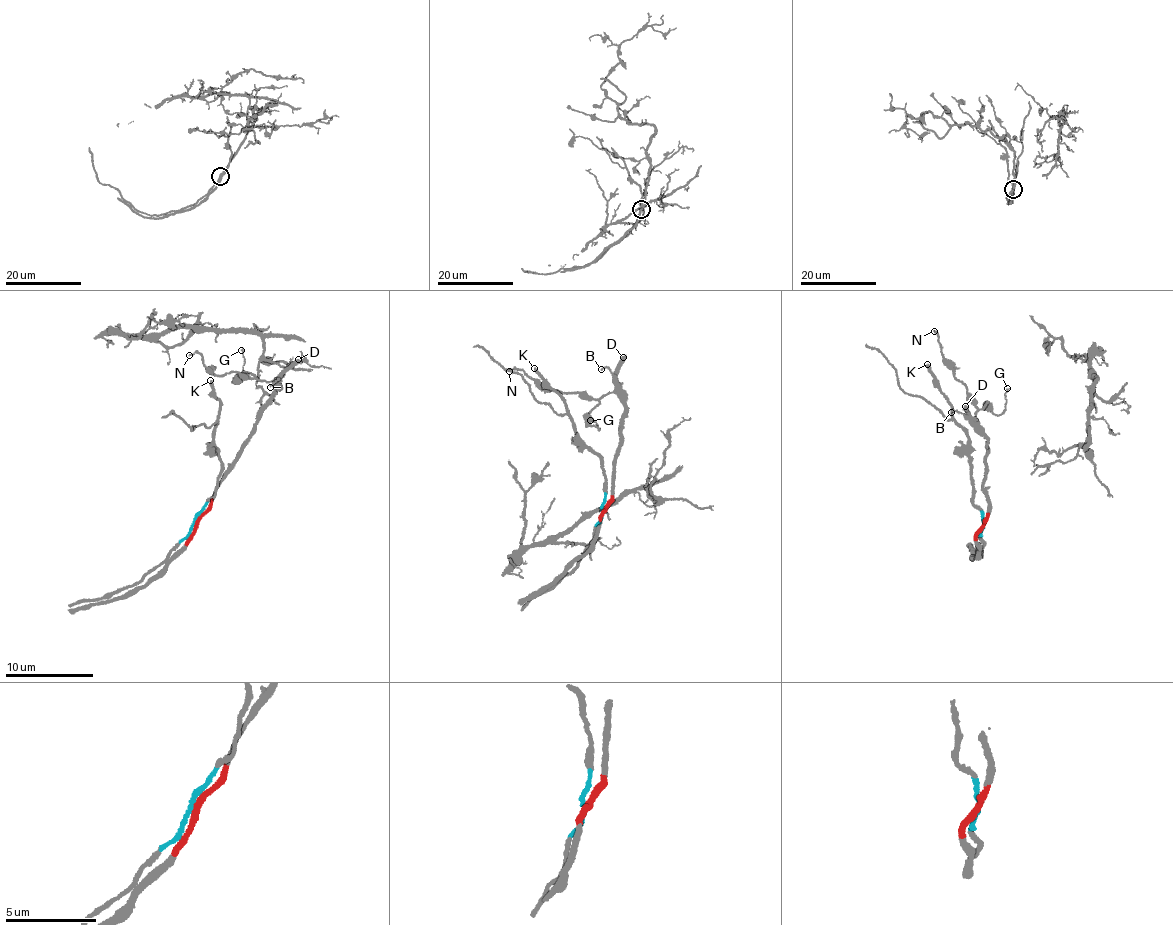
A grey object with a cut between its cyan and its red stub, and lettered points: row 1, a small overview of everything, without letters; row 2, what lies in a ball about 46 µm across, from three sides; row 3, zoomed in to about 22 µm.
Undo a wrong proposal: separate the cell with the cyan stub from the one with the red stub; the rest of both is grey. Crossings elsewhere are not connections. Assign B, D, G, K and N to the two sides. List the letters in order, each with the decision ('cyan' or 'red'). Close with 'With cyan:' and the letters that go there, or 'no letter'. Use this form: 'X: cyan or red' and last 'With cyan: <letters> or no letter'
B: red
D: red
G: red
K: cyan
N: red
With cyan: K

